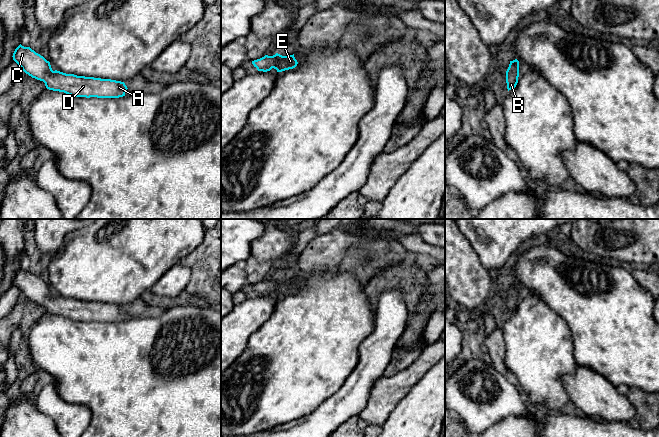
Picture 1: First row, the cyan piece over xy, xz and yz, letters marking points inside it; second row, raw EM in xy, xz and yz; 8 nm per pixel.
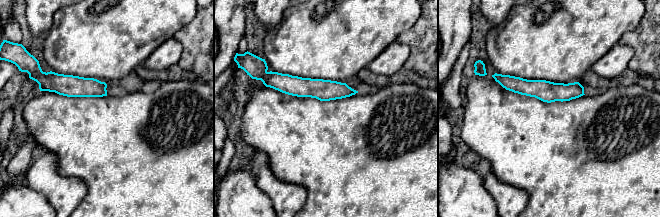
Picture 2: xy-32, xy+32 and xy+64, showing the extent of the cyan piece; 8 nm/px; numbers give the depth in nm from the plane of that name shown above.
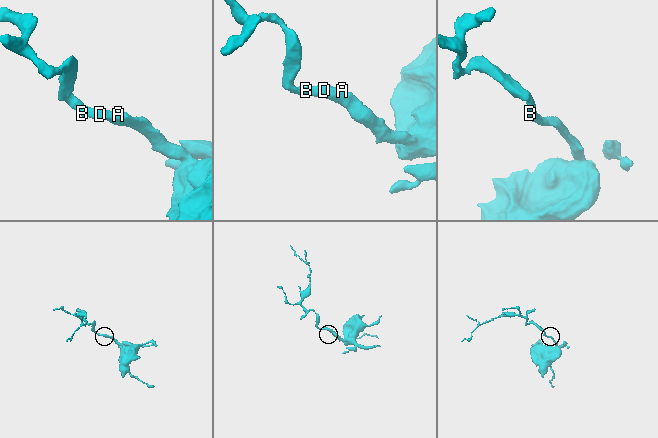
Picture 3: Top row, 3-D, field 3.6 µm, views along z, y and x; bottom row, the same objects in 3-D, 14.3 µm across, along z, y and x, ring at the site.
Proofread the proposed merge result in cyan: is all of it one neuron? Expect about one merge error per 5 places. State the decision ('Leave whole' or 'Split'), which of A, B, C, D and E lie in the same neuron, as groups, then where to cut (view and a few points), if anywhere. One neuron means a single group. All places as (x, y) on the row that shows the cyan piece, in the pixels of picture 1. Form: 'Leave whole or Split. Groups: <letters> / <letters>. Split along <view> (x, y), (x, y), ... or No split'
Leave whole. Groups: A B C D E. No split

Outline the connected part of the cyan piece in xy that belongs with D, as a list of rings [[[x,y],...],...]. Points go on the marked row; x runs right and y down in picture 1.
[[[21,44],[15,49],[12,57],[26,74],[43,81],[49,90],[75,97],[119,98],[125,96],[128,89],[121,81],[53,71],[49,61],[30,47]]]

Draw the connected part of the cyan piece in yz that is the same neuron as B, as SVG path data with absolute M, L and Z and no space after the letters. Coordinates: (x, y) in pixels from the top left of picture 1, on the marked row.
M517 59L510 61L506 71L506 83L508 91L515 88L519 77L519 61Z

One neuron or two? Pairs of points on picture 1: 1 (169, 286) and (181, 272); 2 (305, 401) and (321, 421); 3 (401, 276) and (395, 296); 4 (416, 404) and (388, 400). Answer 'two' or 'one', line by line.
1: one
2: two
3: two
4: two

